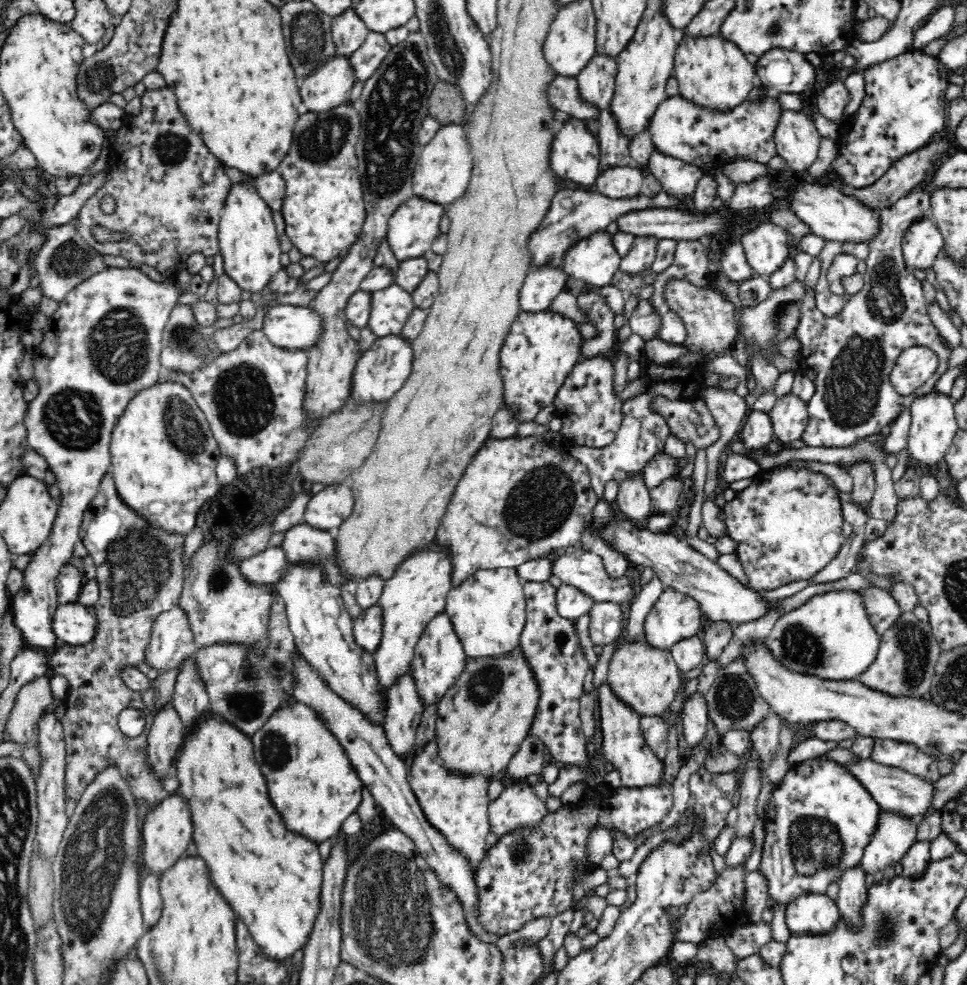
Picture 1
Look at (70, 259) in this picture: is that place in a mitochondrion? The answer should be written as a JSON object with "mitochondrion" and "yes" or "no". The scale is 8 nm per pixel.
{"mitochondrion":"yes"}

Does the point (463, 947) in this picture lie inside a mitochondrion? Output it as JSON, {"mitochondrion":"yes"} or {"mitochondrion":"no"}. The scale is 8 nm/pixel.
{"mitochondrion":"yes"}

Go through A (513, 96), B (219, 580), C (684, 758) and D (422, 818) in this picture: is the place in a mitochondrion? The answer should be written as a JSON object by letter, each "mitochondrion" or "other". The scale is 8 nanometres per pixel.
{"A":"other","B":"mitochondrion","C":"other","D":"other"}

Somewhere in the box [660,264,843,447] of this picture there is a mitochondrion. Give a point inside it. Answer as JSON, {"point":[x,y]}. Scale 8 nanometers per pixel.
{"point":[782,313]}

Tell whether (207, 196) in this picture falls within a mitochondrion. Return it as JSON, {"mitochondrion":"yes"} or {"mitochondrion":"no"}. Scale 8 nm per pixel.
{"mitochondrion":"no"}

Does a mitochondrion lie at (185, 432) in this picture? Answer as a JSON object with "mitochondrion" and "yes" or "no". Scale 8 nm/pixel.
{"mitochondrion":"yes"}

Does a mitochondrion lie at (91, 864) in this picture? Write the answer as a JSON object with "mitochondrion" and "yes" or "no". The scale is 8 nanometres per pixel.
{"mitochondrion":"yes"}

